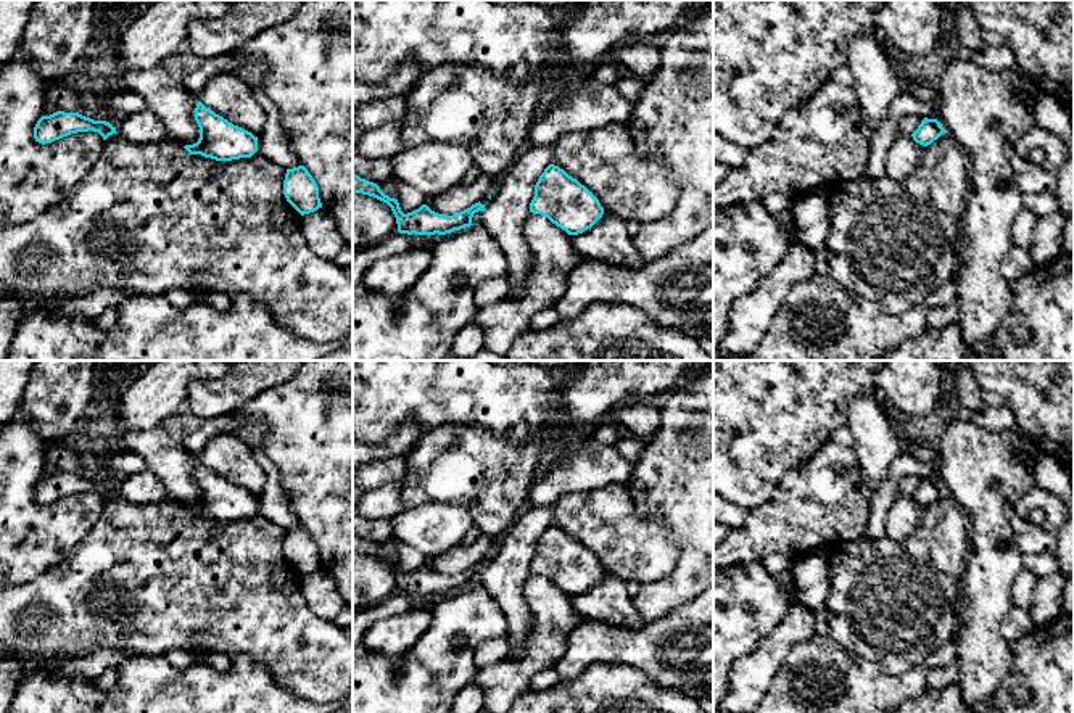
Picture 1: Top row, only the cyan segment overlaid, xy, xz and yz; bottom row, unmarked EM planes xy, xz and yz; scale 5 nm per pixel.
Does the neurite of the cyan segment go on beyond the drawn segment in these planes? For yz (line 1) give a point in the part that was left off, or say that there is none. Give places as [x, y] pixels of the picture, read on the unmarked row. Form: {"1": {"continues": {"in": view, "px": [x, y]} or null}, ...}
{"1": {"continues": null}}

